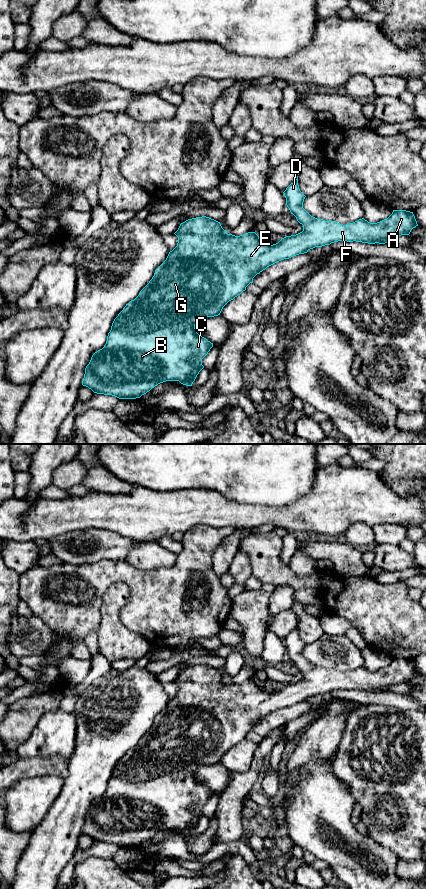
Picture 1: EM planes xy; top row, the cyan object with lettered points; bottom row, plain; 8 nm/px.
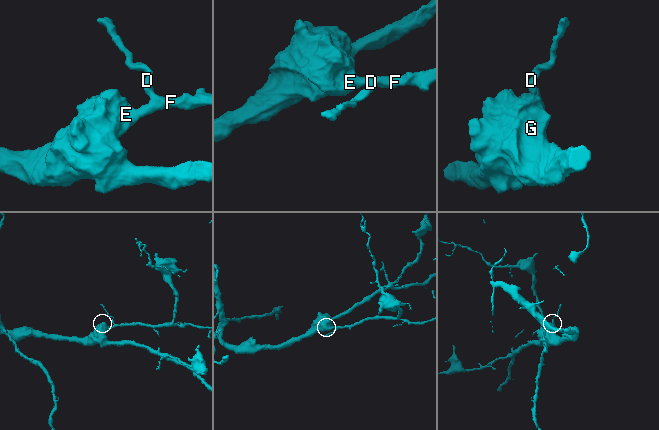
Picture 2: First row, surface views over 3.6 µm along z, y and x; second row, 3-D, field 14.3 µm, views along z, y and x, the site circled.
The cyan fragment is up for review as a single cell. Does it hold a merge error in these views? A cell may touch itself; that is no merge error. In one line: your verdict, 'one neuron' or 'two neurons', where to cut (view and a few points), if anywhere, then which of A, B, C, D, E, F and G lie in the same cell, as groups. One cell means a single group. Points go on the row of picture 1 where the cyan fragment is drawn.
one neuron; no cut; A B C D E F G

